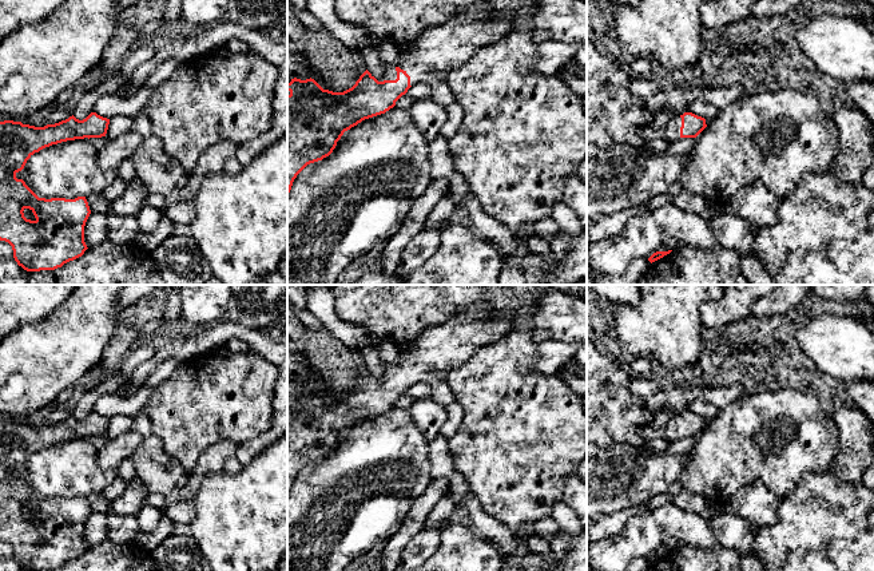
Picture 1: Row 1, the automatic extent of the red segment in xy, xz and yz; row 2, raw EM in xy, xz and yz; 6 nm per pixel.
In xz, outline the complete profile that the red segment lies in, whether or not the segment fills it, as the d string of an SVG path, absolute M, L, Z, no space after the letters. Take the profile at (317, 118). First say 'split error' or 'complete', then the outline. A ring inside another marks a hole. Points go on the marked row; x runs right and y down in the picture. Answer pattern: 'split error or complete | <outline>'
split error | M462 9L446 23L426 28L414 41L397 45L400 64L386 63L385 80L378 82L368 70L355 84L343 91L323 90L314 79L291 79L287 83L287 195L297 175L310 163L329 156L345 131L365 119L385 114L417 83L426 83L433 99L448 107L454 102L445 75L462 66L474 51L489 45L511 31L509 11Z

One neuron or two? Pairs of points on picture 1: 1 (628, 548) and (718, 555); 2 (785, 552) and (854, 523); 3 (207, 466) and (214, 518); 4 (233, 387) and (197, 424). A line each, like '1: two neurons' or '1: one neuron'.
1: two neurons
2: one neuron
3: two neurons
4: one neuron

